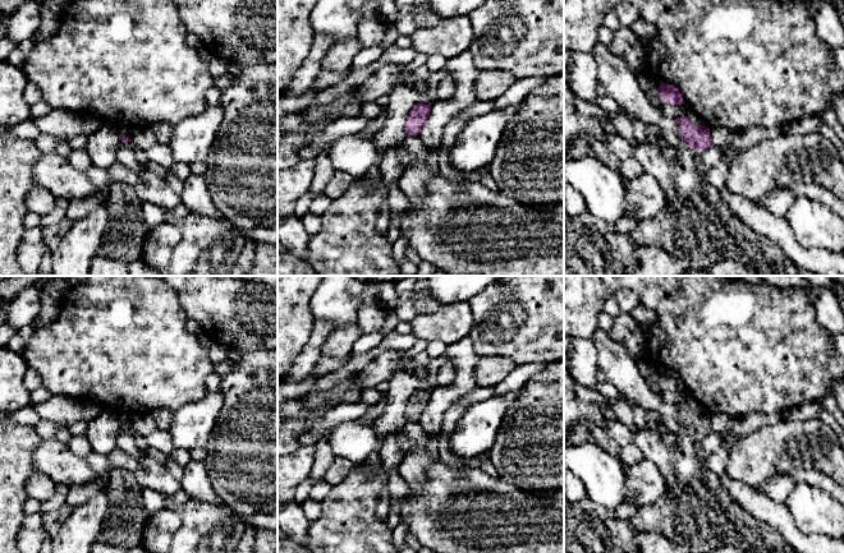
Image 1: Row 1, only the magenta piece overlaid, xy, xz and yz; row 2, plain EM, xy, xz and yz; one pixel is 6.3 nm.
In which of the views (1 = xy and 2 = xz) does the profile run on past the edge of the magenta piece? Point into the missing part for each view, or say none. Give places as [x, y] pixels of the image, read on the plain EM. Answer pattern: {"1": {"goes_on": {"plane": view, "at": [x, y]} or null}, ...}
{"1": {"goes_on": null}, "2": {"goes_on": null}}

